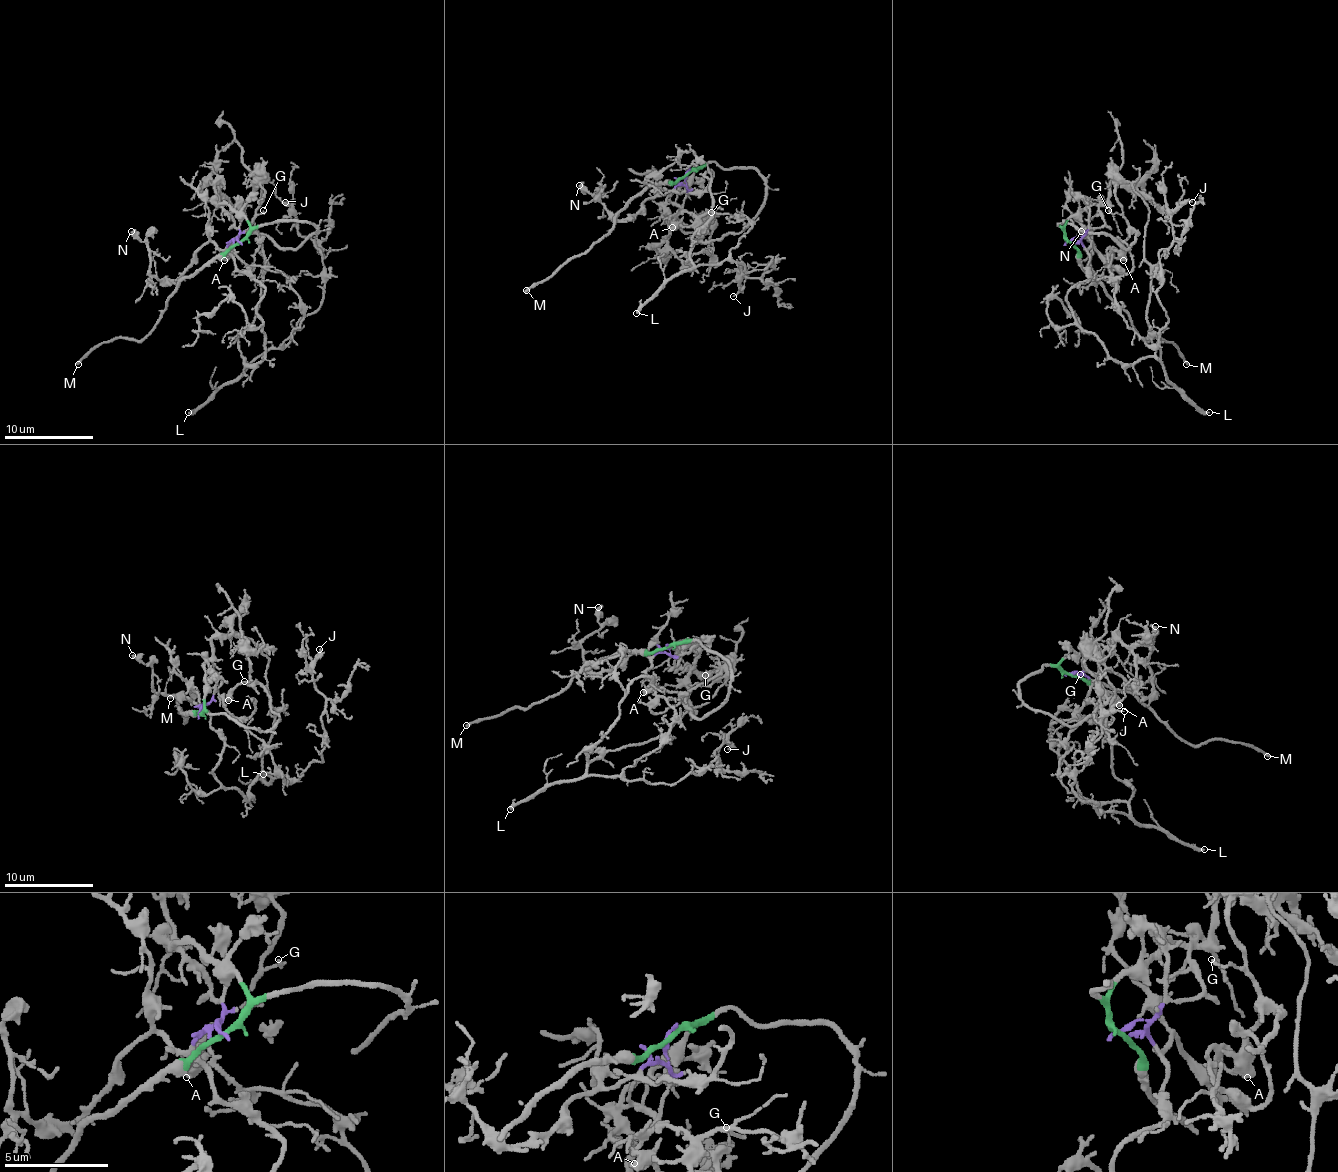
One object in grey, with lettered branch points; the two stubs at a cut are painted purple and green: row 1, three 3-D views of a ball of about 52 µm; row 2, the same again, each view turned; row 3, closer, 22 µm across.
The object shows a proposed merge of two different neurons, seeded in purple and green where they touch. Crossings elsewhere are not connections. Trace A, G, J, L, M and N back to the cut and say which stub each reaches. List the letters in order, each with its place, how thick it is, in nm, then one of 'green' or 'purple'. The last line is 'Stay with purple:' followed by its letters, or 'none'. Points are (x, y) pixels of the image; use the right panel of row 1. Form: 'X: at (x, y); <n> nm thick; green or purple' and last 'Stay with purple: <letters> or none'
A: at (1123, 260); 550 nm thick; green
G: at (1108, 210); 100 nm thick; green
J: at (1192, 202); 140 nm thick; purple
L: at (1209, 412); 200 nm thick; purple
M: at (1186, 364); 240 nm thick; green
N: at (1081, 231); 440 nm thick; purple
Stay with purple: J, L, N

